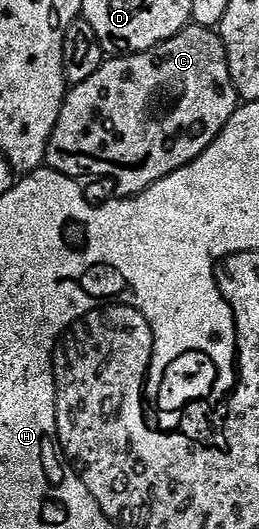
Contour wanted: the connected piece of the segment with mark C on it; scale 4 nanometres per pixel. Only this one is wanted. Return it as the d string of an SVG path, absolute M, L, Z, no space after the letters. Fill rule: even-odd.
M188 26L155 48L104 59L93 78L74 85L63 99L45 164L72 178L108 176L124 197L134 196L194 162L221 134L240 104L218 31Z

